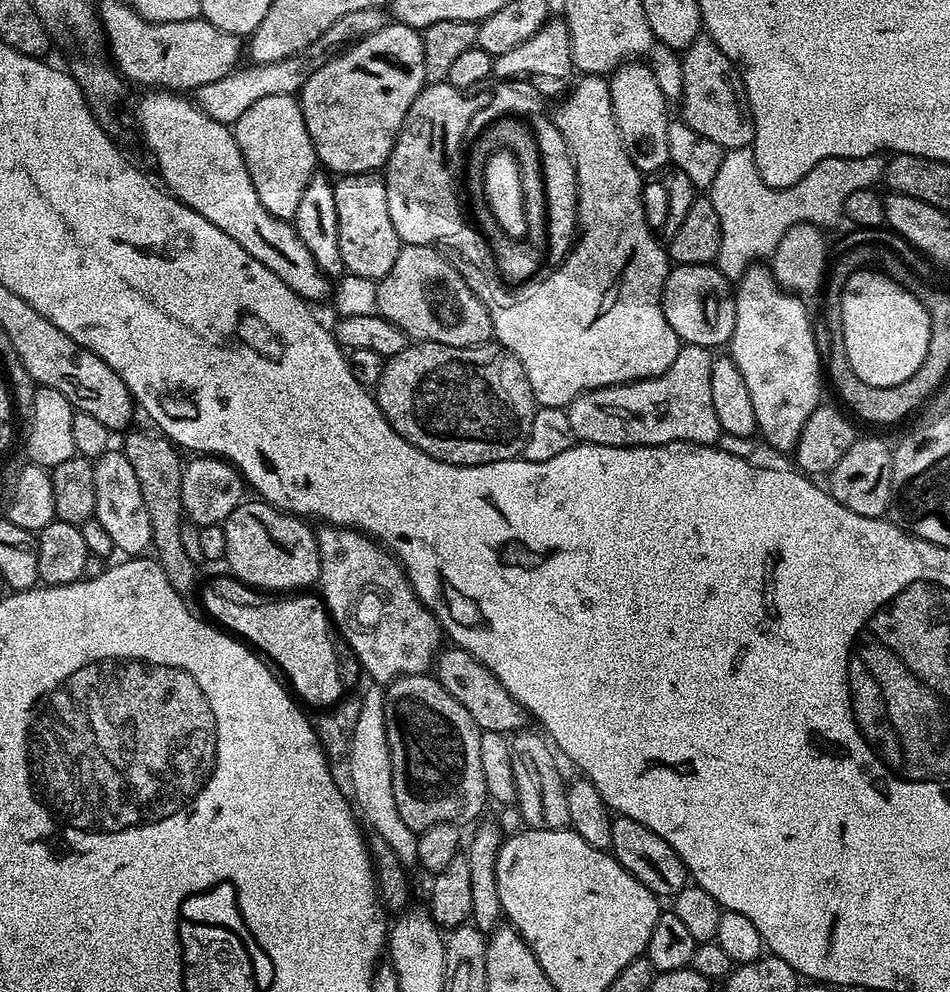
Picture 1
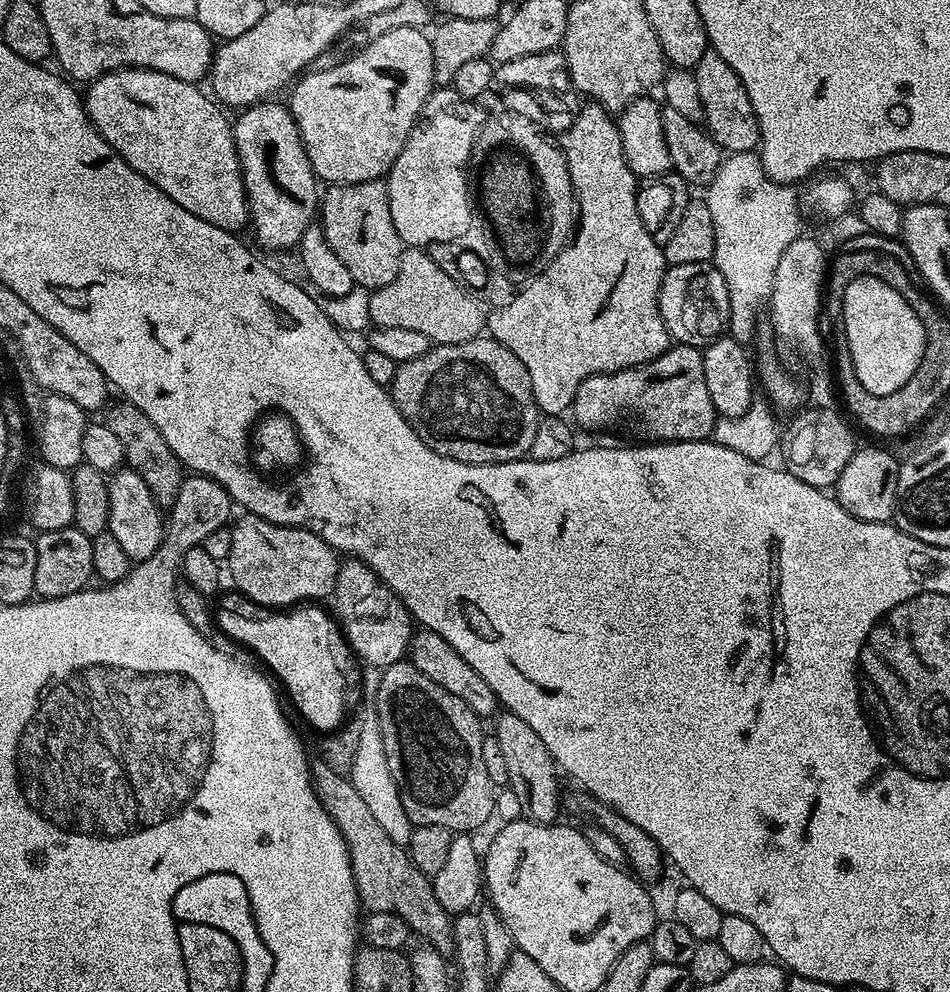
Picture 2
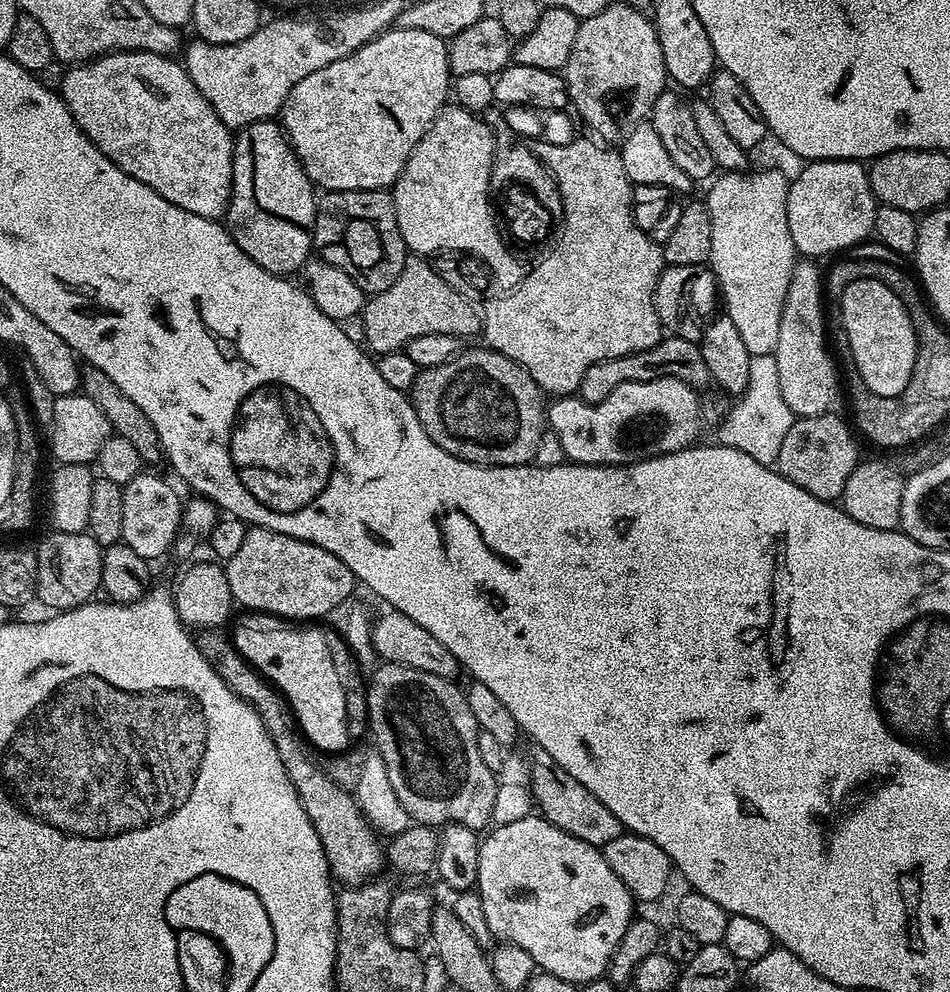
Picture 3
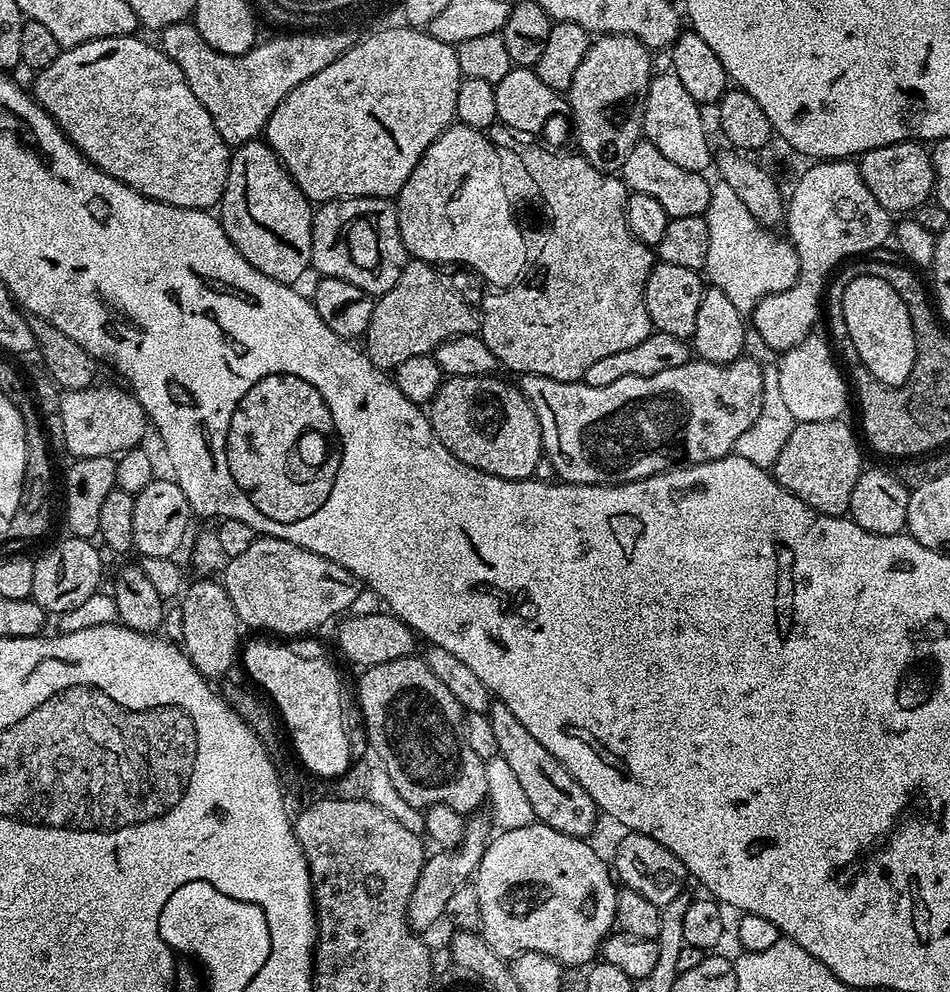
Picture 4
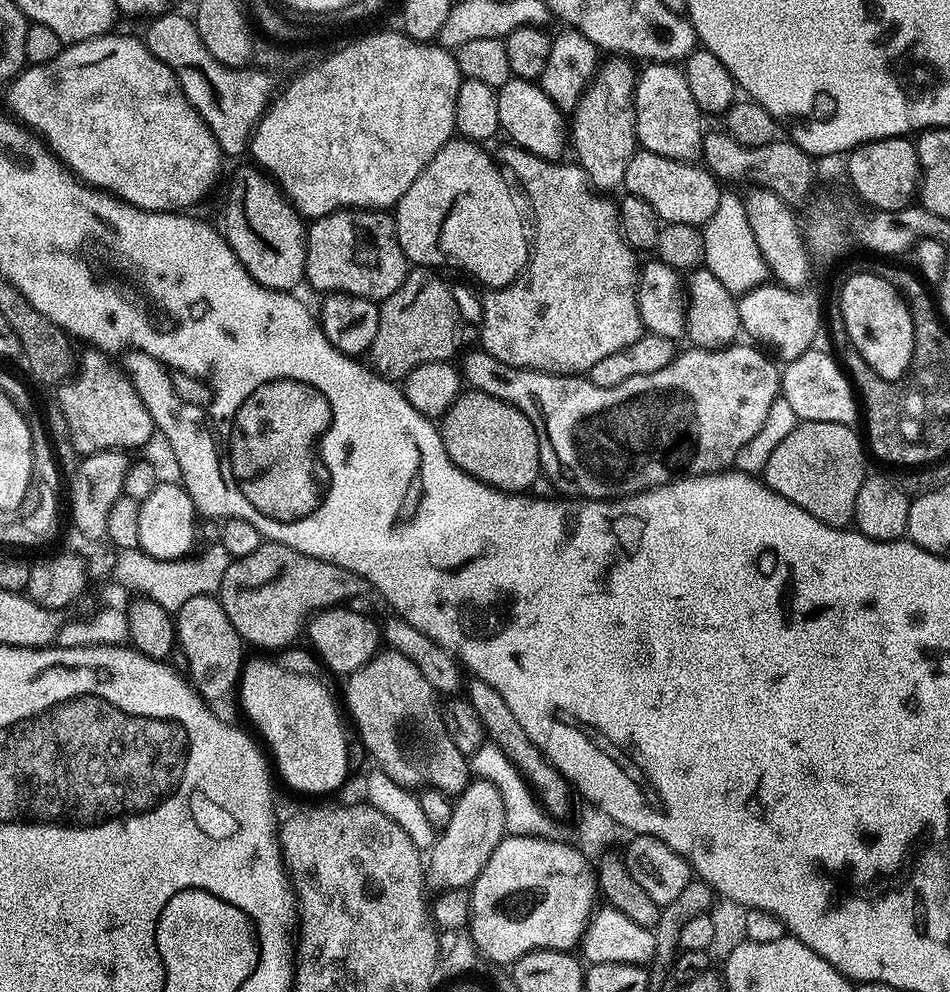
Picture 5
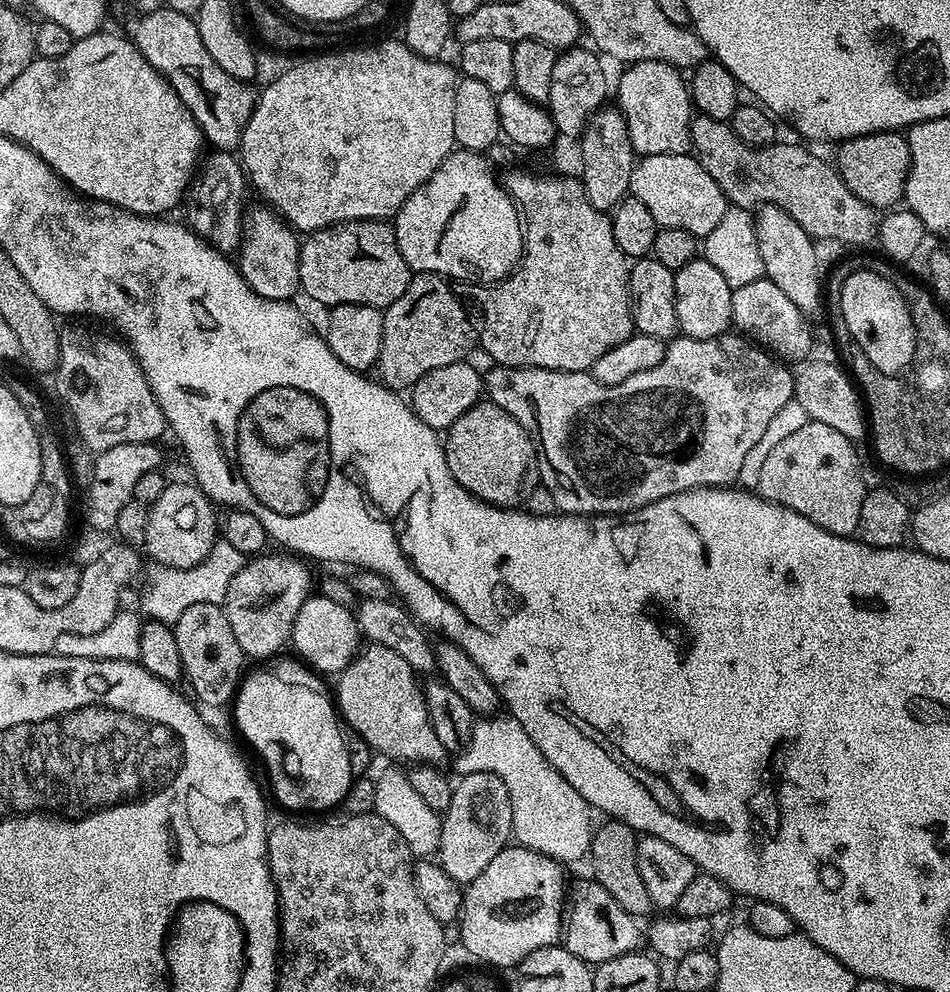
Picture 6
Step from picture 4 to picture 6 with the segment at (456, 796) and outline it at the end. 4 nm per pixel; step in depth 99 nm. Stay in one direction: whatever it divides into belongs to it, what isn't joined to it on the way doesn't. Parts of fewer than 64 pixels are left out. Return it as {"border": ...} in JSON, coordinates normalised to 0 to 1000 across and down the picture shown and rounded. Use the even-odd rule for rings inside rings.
{"border":[[[388,648],[386,652],[384,657],[382,654],[378,660],[367,666],[355,684],[358,686],[354,690],[352,706],[361,729],[367,734],[377,736],[377,740],[385,744],[393,759],[400,761],[401,758],[402,761],[414,762],[417,766],[438,766],[434,768],[463,768],[463,765],[468,765],[469,759],[465,748],[461,748],[461,740],[457,740],[447,695],[438,686],[439,678],[435,677],[427,663],[415,659],[415,655],[393,648]]]}

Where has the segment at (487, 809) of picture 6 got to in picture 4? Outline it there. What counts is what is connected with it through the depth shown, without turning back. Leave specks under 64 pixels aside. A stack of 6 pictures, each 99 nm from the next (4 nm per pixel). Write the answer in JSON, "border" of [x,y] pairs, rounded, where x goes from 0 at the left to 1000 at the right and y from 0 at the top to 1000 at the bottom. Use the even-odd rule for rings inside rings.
{"border":[[[496,824],[489,830],[487,847],[479,856],[466,856],[447,866],[444,879],[436,891],[436,898],[428,911],[429,932],[434,939],[447,942],[446,940],[457,934],[464,924],[468,924],[469,911],[474,909],[475,902],[500,882],[516,845],[515,828],[511,824],[503,824]]]}

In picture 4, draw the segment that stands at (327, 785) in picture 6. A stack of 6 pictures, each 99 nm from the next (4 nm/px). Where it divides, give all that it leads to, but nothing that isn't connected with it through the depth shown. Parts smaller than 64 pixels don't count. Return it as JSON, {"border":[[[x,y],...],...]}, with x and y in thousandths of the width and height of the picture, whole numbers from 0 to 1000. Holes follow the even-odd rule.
{"border":[[[291,643],[274,644],[278,645],[265,645],[262,649],[260,646],[255,653],[255,669],[257,665],[260,684],[276,696],[277,701],[288,711],[298,733],[302,735],[306,757],[318,774],[320,769],[321,776],[333,782],[359,782],[367,770],[372,769],[372,764],[368,751],[364,749],[364,740],[360,736],[360,708],[363,699],[358,698],[358,677],[353,667],[345,662],[344,655],[335,646],[328,645],[333,643],[307,643],[302,647]]]}

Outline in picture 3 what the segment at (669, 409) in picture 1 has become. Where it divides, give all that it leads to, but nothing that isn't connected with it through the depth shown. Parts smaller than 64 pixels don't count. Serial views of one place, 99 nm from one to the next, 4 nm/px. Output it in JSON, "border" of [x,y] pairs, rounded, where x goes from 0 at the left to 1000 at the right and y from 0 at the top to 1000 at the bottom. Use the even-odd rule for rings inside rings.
{"border":[[[700,338],[684,353],[668,355],[655,361],[642,361],[634,365],[625,365],[617,377],[613,377],[609,400],[618,407],[628,407],[638,401],[651,389],[655,389],[664,383],[689,383],[692,379],[713,379],[721,383],[729,391],[740,392],[740,387],[746,386],[745,370],[737,356],[737,348],[734,344],[723,343],[717,339]]]}

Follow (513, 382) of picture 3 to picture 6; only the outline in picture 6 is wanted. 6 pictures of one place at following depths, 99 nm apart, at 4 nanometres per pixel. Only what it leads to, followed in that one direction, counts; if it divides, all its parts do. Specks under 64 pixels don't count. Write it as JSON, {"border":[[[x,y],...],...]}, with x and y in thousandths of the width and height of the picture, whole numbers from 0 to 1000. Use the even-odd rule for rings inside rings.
{"border":[[[506,405],[491,413],[482,425],[471,431],[465,447],[474,478],[478,478],[478,482],[496,500],[513,508],[542,513],[551,509],[559,495],[568,488],[568,462],[560,441],[523,407]]]}

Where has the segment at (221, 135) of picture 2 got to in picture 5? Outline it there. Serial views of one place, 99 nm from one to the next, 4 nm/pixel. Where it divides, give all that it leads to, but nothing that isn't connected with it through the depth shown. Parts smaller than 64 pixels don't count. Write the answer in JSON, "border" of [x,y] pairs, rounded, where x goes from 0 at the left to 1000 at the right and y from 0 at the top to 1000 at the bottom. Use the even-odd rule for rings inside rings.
{"border":[[[111,34],[100,36],[94,40],[87,40],[81,44],[71,45],[65,52],[55,61],[47,65],[35,65],[17,74],[15,80],[7,86],[8,109],[14,113],[16,120],[24,128],[33,131],[46,143],[52,153],[72,170],[80,174],[87,184],[105,191],[107,194],[116,194],[124,201],[139,206],[149,212],[159,214],[189,214],[198,212],[201,206],[206,206],[223,190],[227,176],[232,173],[232,161],[234,154],[225,135],[217,127],[217,123],[206,114],[204,107],[196,99],[196,95],[189,90],[187,79],[162,54],[158,54],[156,45],[151,39],[139,36],[122,36],[123,34]]]}

